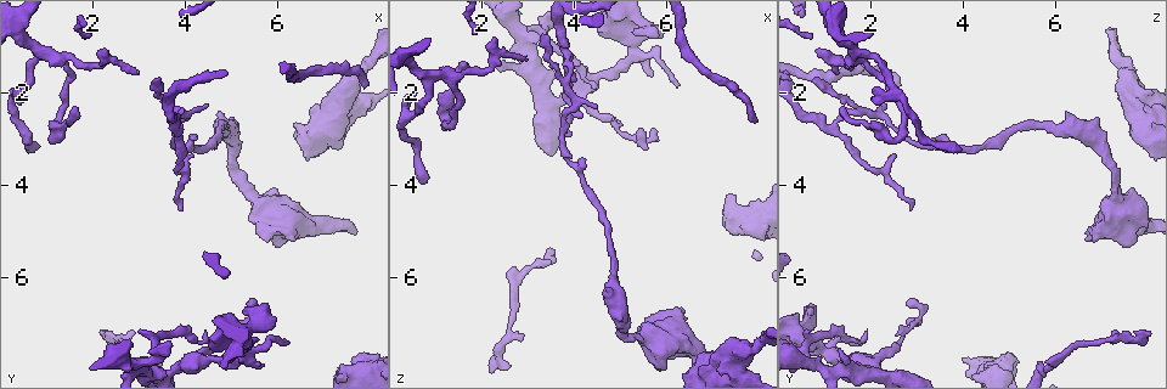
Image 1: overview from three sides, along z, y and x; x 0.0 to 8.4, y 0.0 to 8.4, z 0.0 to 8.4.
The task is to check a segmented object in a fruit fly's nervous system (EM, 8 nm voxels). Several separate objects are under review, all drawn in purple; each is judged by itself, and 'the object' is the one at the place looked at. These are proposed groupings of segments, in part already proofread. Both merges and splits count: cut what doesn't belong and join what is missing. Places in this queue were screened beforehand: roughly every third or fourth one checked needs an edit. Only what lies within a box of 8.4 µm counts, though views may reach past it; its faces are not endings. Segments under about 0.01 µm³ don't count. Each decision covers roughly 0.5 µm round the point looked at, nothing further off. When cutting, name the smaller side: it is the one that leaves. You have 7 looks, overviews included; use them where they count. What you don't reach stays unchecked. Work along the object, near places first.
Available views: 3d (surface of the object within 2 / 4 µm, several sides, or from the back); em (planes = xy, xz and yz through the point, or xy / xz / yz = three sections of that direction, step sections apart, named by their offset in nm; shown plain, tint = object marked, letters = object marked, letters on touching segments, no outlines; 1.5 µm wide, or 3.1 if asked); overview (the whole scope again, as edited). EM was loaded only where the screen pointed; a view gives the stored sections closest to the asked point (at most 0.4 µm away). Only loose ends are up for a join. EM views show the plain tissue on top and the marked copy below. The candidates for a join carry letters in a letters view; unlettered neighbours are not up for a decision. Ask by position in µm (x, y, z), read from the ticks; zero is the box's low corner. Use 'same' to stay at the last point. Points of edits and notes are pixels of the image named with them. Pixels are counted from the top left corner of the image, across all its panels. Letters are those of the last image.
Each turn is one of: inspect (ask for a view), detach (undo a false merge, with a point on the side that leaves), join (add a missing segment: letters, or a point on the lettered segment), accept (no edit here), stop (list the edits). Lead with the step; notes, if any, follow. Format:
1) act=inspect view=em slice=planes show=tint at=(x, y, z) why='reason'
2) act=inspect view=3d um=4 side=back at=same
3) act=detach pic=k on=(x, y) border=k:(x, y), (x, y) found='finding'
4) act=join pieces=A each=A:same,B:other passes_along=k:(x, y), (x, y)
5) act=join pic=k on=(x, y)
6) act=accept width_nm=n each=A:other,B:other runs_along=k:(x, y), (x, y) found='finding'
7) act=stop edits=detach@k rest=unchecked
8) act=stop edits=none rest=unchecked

act=inspect view=em slice=planes show=letters at=(5.25, 7.70, 1.25) why='arms part here'

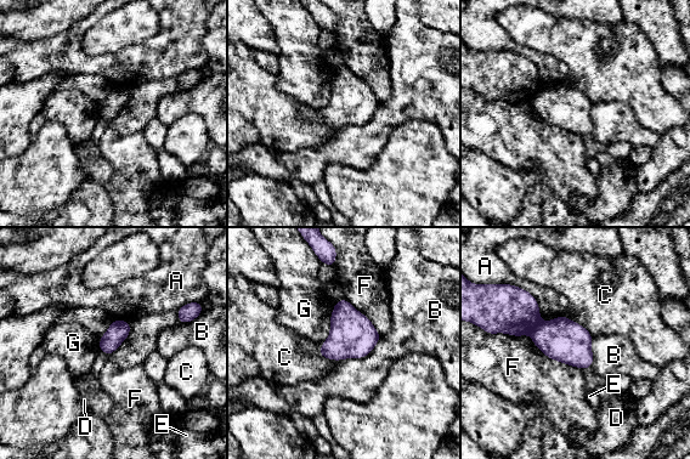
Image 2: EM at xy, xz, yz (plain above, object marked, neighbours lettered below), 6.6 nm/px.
act=detach pic=2 on=(508, 309) width_nm=280 longest_contact=F:650nm each=A:other,B:other,C:other,D:other,E:other,F:other,G:other found='a second neuron is stuck on'

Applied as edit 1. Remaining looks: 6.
act=inspect view=overview

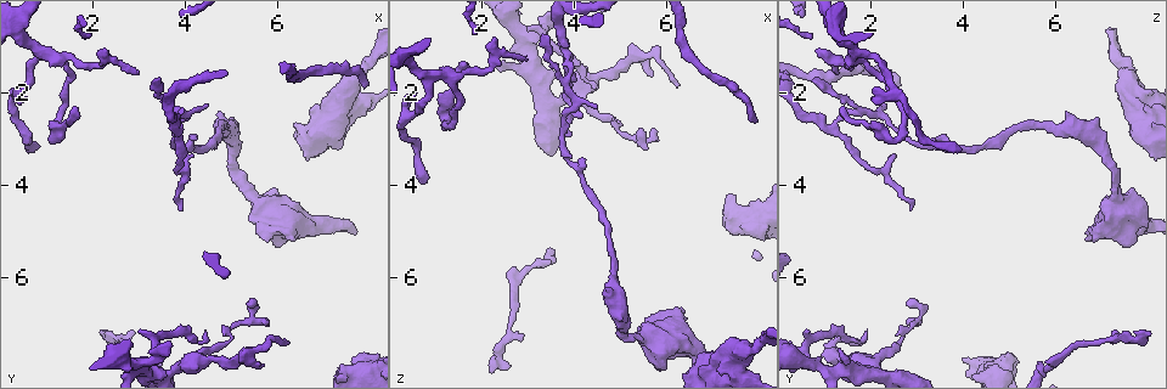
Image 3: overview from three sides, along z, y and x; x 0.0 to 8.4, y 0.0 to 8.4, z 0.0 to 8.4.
act=inspect view=em slice=yz step=4 show=tint at=(7.90, 1.85, 2.60) why='branch stops here'

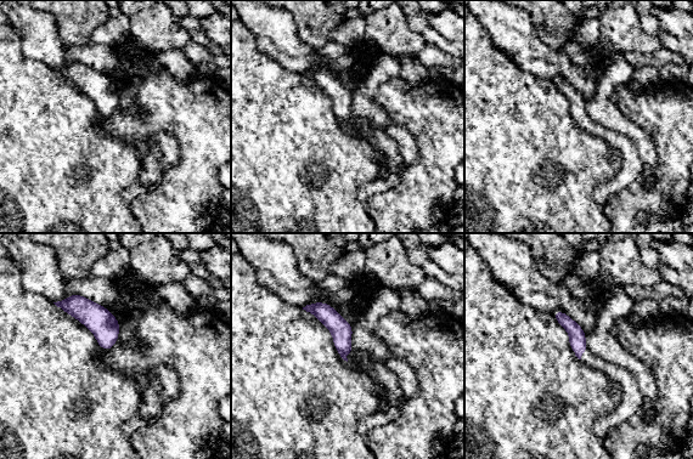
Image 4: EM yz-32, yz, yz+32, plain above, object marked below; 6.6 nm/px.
act=inspect view=em slice=planes show=letters at=same

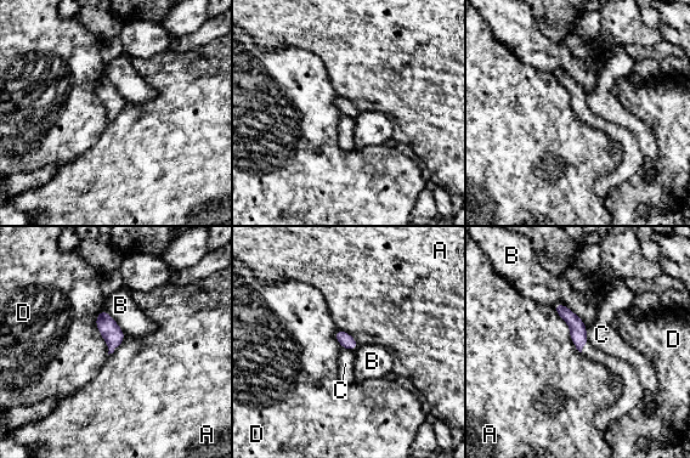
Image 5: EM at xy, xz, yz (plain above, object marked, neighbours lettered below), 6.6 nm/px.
act=accept each=A:other,B:other,C:other,D:other runs_along=5:(558, 306), (577, 326), (580, 345) found='none of them fits'

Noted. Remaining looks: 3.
act=inspect view=em slice=xz step=8 show=letters at=(0.70, 3.20, 3.95) why='thin end'

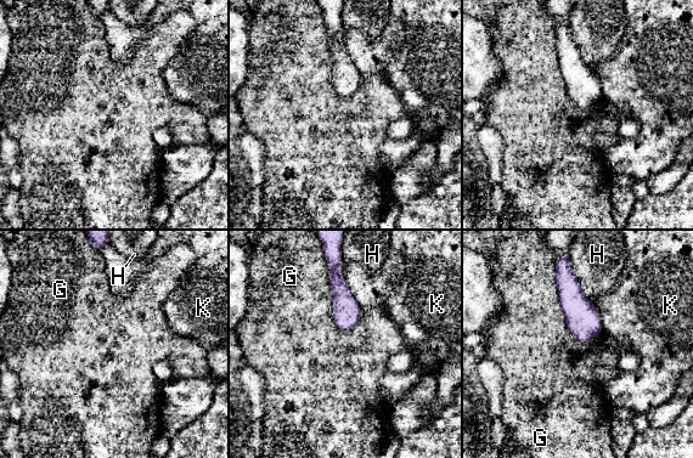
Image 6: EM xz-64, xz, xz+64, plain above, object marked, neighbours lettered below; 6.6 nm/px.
act=inspect view=em slice=planes show=letters at=same why='another direction'

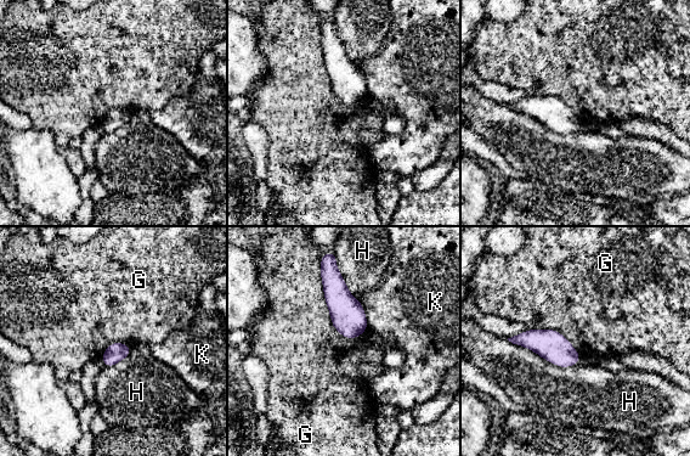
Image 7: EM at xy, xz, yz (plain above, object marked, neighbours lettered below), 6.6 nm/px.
act=accept each=G:other,H:other,K:other border=7:(320, 263), (331, 324), (357, 338) found='no lettered segment goes on from it'

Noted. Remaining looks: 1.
act=stop edits=detach@2 rest=unchecked

